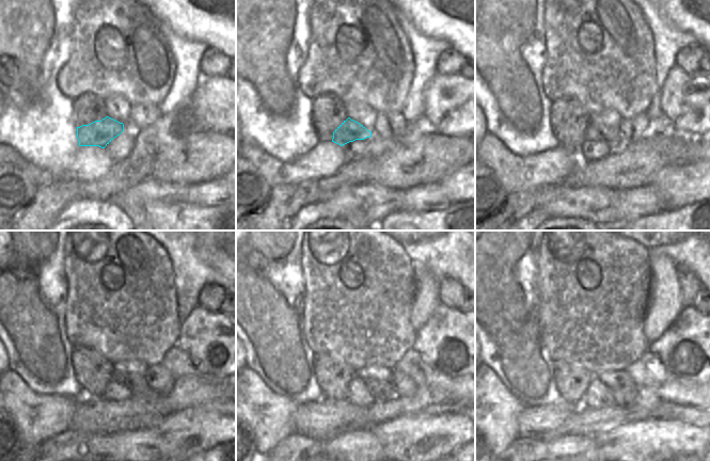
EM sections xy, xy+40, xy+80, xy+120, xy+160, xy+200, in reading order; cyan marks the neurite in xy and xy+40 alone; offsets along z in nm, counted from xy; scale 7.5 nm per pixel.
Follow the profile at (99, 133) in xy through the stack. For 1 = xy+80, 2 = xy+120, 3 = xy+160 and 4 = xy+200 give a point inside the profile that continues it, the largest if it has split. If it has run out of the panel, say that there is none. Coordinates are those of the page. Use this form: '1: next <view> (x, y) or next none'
1: next xy+80 (592, 134)
2: next xy+120 (138, 385)
3: next xy+160 (381, 392)
4: next xy+200 (622, 398)

